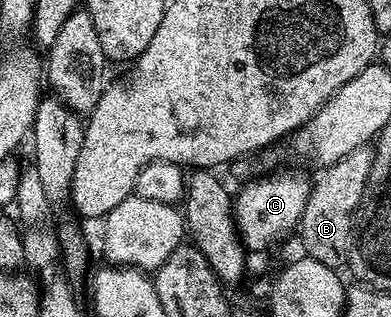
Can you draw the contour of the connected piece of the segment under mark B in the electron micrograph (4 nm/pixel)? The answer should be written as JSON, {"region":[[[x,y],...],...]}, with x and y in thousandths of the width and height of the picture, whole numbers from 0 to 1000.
{"region":[[[941,457],[923,461],[829,527],[818,539],[824,549],[798,565],[790,628],[765,703],[765,741],[788,811],[859,852],[890,830],[893,782],[908,748],[903,685],[910,675],[916,685],[918,653],[936,634],[957,495],[957,476]]]}

